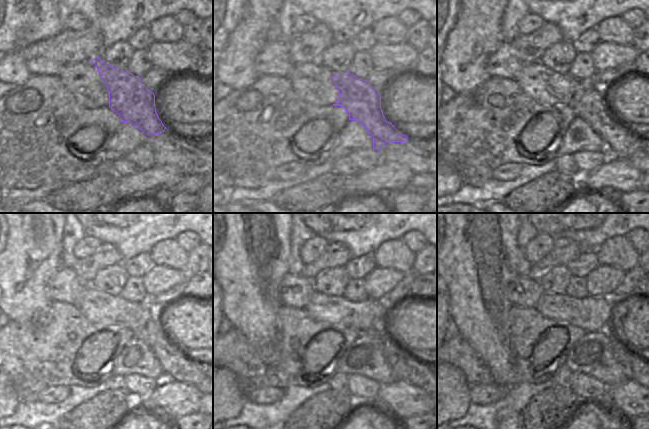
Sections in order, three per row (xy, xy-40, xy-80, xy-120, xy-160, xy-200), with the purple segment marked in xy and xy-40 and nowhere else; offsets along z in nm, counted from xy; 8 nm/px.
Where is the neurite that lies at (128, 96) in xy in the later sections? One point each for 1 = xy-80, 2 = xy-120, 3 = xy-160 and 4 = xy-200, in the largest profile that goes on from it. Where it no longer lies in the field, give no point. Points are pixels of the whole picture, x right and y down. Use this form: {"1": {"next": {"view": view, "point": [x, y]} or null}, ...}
{"1": {"next": {"view": "xy-80", "point": [588, 102]}}, "2": {"next": {"view": "xy-120", "point": [176, 366]}}, "3": {"next": {"view": "xy-160", "point": [405, 367]}}, "4": {"next": {"view": "xy-200", "point": [635, 368]}}}

